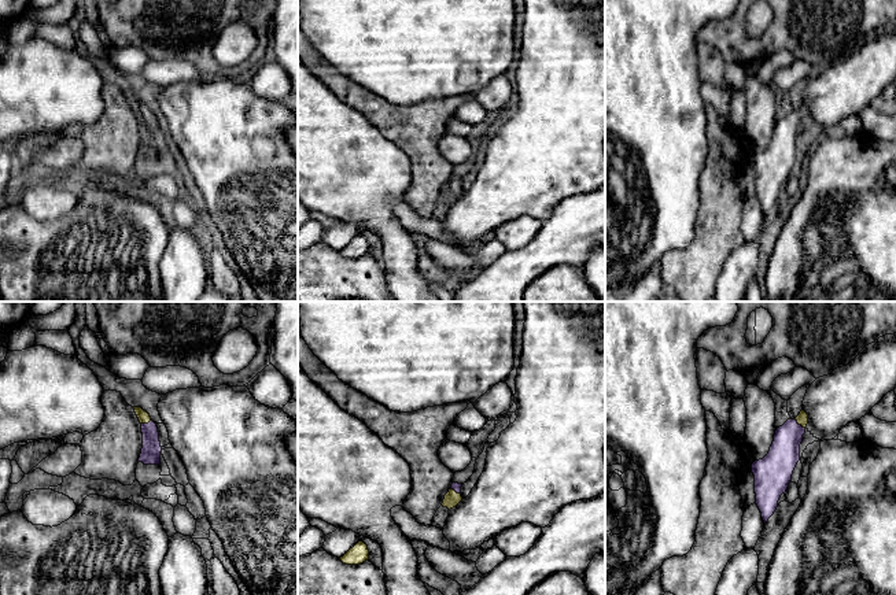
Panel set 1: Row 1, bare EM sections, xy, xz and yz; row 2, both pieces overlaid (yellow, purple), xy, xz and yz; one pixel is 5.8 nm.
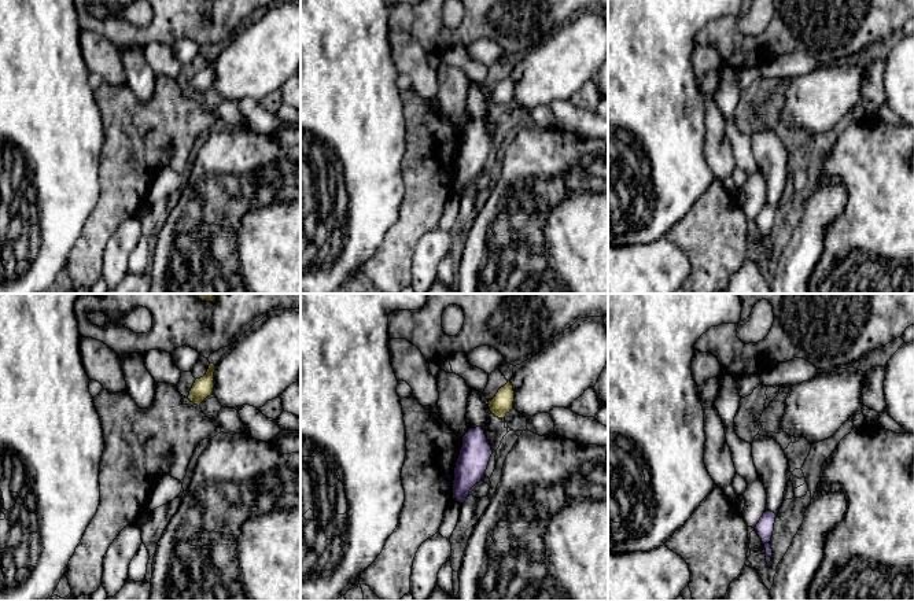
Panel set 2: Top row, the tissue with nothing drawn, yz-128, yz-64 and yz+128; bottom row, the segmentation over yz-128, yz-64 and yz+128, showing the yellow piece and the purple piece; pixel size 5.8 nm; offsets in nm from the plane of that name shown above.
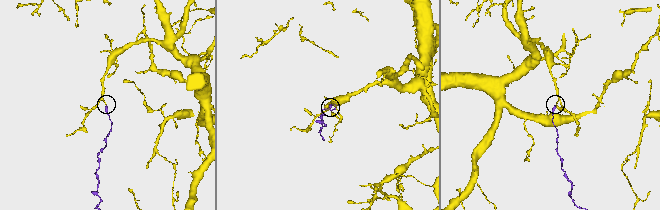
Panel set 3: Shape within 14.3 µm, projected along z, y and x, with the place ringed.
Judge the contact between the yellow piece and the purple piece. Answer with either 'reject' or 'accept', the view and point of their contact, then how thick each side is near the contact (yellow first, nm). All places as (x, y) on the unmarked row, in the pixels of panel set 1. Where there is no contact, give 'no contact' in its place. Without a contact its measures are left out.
accept; meets yellow in yz at (799, 117); 70 nm thick on the yellow side, 180 nm on the other

